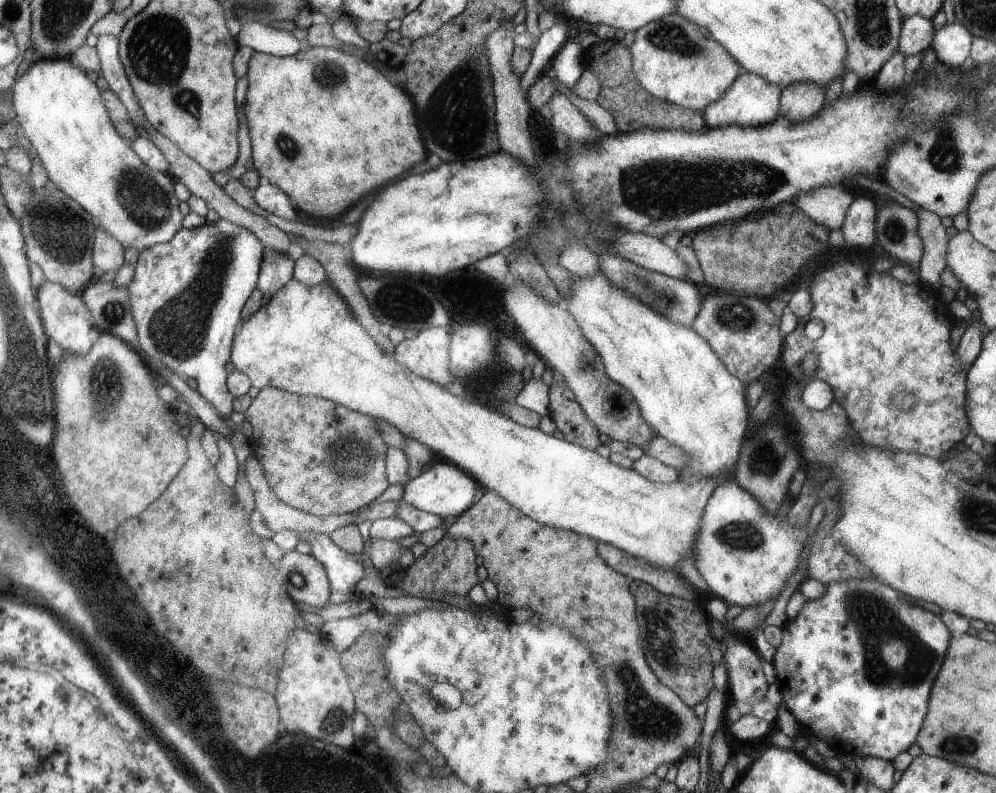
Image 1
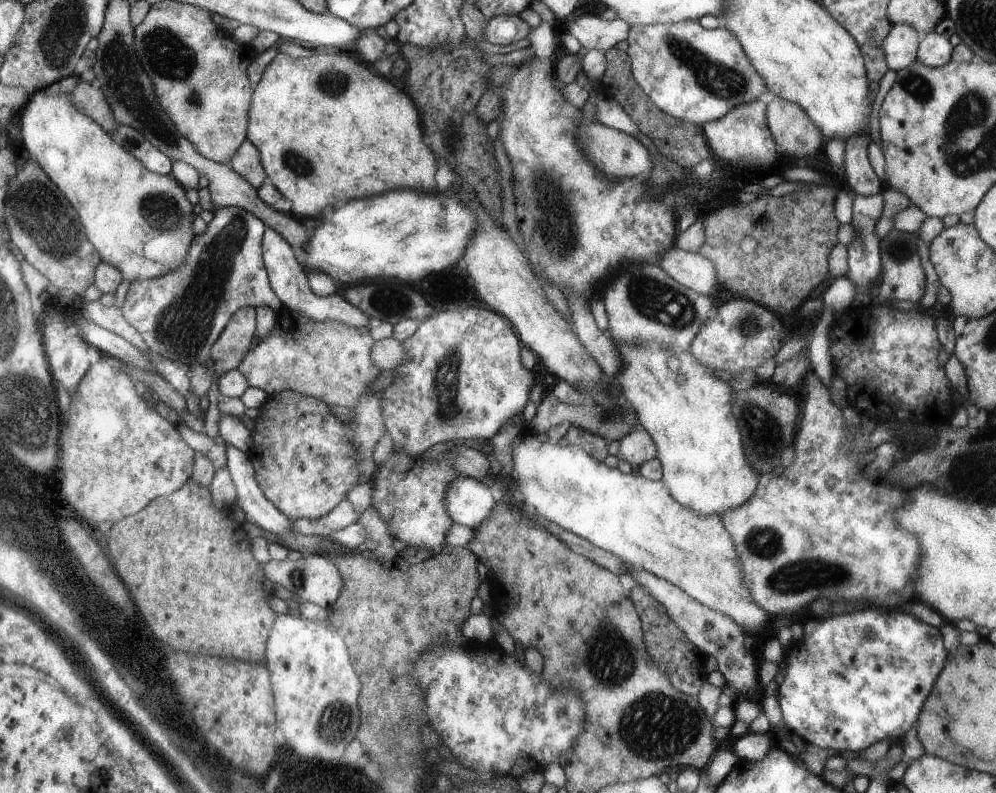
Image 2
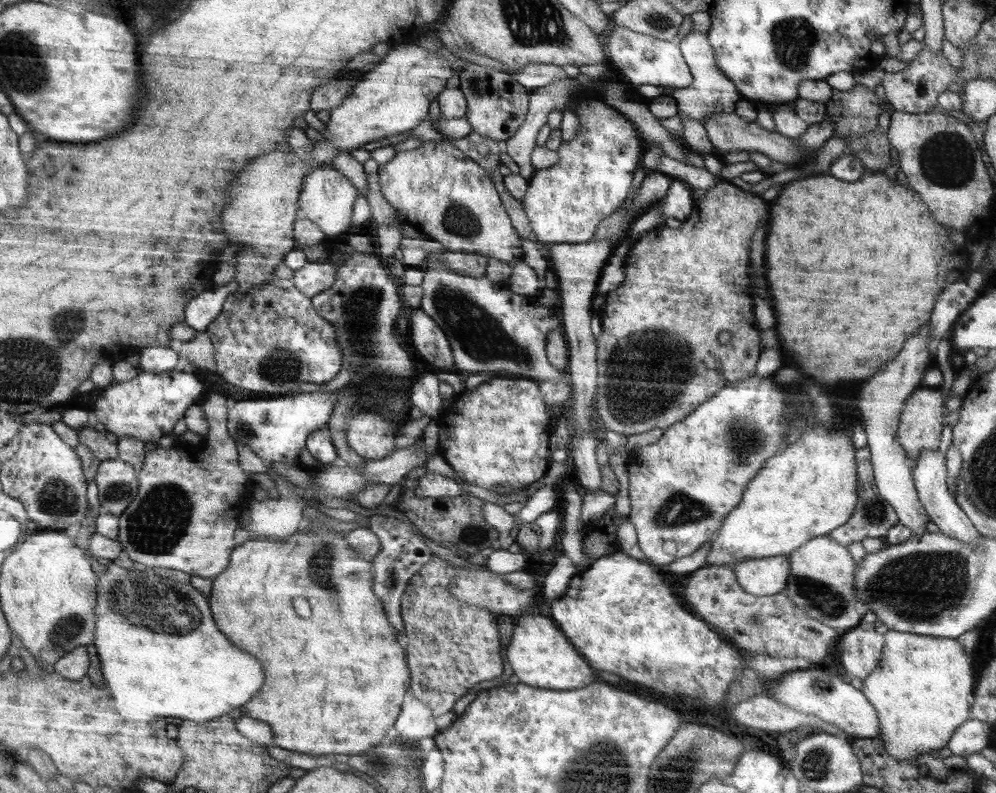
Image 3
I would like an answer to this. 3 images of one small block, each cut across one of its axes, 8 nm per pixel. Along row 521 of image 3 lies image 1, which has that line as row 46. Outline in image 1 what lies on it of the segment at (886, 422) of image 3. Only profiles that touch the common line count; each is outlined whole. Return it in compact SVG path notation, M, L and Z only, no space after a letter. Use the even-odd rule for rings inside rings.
M918 15L906 17L901 27L900 47L906 56L928 49L936 32L932 19L928 20Z

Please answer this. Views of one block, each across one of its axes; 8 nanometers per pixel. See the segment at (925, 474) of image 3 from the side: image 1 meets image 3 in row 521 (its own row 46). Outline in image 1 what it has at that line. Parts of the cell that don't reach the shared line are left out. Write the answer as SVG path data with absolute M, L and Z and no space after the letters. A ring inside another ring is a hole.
M955 20L934 32L931 49L942 64L955 69L968 63L972 40L974 36L970 34L970 30L962 22Z

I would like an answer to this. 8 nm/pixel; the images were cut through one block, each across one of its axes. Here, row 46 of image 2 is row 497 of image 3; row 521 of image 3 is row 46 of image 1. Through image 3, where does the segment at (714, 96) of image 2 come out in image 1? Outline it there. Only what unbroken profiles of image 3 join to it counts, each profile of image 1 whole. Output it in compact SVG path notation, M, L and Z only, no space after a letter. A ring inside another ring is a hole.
M675 14L648 22L638 29L629 49L633 56L633 70L645 90L654 98L688 110L702 112L712 102L720 100L742 72L737 59L722 44L705 38L696 24Z

